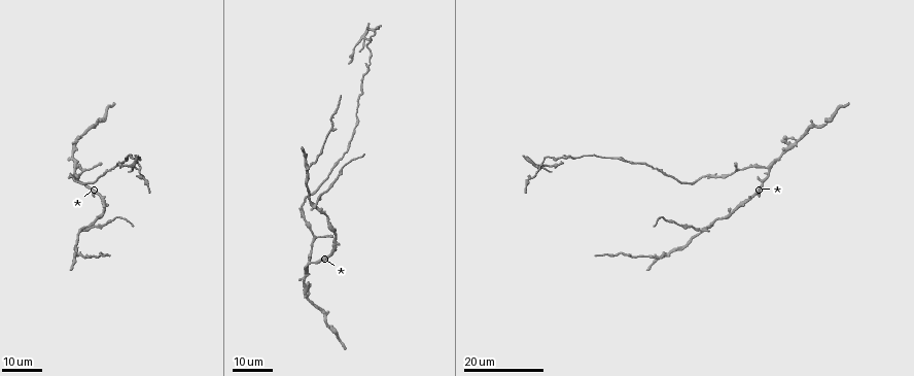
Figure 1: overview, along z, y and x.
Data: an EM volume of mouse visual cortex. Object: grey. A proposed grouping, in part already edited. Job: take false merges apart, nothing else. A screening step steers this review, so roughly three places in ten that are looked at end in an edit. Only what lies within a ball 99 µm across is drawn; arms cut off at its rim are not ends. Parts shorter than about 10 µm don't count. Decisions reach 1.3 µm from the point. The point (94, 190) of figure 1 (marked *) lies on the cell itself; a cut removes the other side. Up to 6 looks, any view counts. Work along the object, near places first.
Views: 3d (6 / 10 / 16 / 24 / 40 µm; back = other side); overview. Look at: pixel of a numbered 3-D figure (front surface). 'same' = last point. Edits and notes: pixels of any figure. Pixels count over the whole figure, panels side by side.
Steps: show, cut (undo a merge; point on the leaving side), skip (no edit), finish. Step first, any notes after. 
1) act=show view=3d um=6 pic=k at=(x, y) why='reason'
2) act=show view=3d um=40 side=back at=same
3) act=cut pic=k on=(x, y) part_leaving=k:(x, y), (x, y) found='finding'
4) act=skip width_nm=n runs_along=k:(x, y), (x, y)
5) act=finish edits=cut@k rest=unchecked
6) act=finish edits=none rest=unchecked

act=show view=3d um=24 pic=1 at=(766, 168) why='three arms meet'

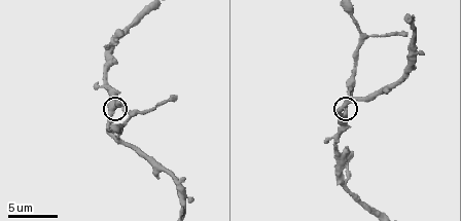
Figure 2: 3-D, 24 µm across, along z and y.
act=show view=3d um=6 pic=2 at=(345, 112)

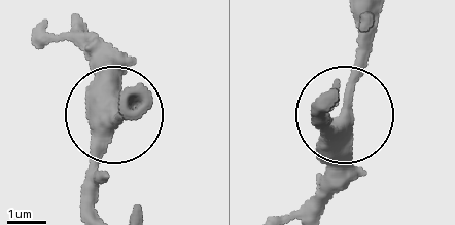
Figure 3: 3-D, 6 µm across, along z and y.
act=skip width_nm=320 found='continuous, no second cell'

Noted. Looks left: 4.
act=show view=3d um=24 pic=1 at=(707, 175) why='side arm on a straight run'

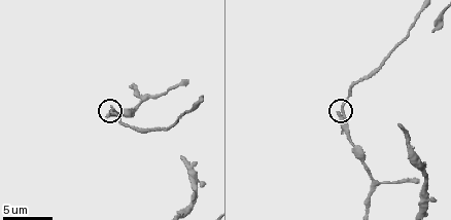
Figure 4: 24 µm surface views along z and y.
act=show view=3d um=10 pic=4 at=(344, 114)

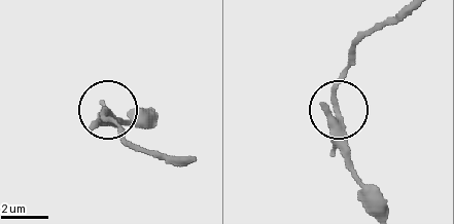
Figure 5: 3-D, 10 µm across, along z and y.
act=cut pic=5 on=(337, 87) arms=3 part_leaving=5:(111, 114), (105, 114), (129, 142), (164, 155), (181, 155) found='a second cell is stuck on'

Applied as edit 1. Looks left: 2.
act=show view=3d um=24 pic=1 at=(317, 204) why='looks like a crossing'

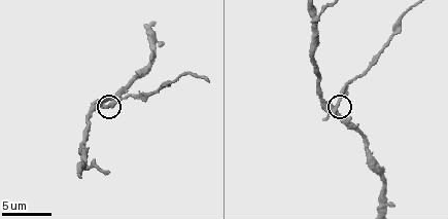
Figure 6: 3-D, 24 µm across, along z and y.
act=show view=3d um=10 pic=6 at=(335, 108) why='zoom in'

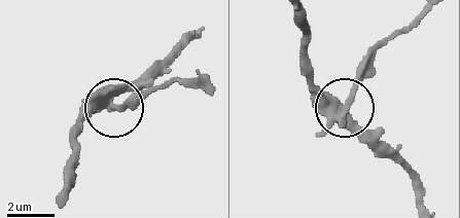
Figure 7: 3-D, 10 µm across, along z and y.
act=cut pic=7 on=(127, 108) part_leaving=7:(110, 106), (130, 106), (151, 91), (199, 82) found='a second cell is stuck on'

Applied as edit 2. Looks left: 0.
act=finish edits=cut@5,cut@7 rest=unchecked

